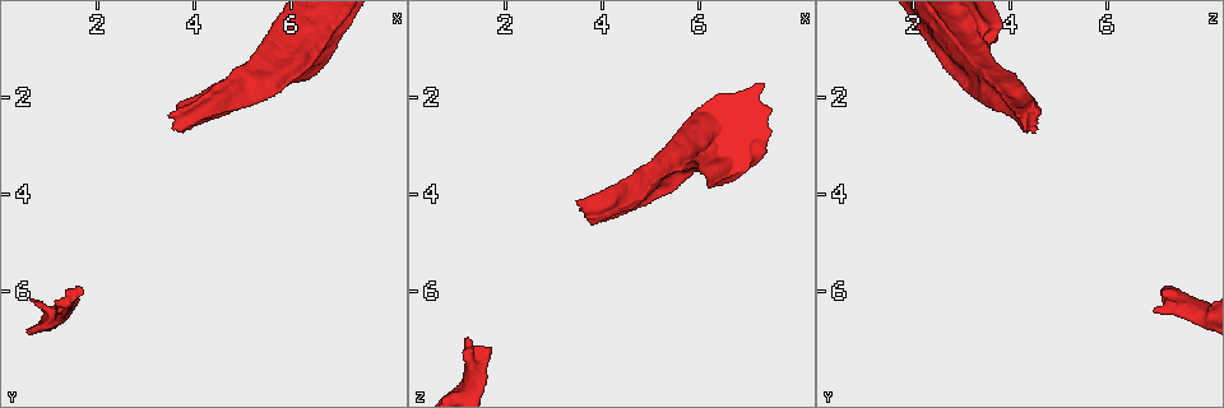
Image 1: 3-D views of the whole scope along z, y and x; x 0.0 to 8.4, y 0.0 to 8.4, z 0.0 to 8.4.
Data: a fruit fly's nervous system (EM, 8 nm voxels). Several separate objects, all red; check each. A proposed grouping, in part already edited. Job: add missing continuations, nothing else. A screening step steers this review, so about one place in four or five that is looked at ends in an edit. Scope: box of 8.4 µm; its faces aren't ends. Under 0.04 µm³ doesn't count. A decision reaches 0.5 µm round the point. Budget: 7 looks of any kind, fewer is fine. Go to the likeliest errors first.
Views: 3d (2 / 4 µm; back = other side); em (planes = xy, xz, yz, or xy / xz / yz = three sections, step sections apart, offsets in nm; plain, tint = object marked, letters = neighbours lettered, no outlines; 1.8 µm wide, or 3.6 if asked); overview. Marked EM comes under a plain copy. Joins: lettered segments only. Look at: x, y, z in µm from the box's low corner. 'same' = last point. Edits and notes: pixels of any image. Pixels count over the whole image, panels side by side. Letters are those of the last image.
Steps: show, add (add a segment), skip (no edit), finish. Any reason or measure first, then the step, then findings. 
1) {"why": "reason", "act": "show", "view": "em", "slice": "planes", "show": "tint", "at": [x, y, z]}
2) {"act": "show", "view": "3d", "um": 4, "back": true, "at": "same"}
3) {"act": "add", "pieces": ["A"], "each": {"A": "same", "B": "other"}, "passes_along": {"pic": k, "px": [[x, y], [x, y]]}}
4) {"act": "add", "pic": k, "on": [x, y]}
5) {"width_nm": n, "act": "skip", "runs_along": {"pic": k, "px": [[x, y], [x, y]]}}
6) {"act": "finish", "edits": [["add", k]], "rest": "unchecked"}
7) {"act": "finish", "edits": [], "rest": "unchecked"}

{"why": "free end", "act": "show", "view": "em", "slice": "planes", "show": "letters", "at": [1.75, 5.95, 7.20]}

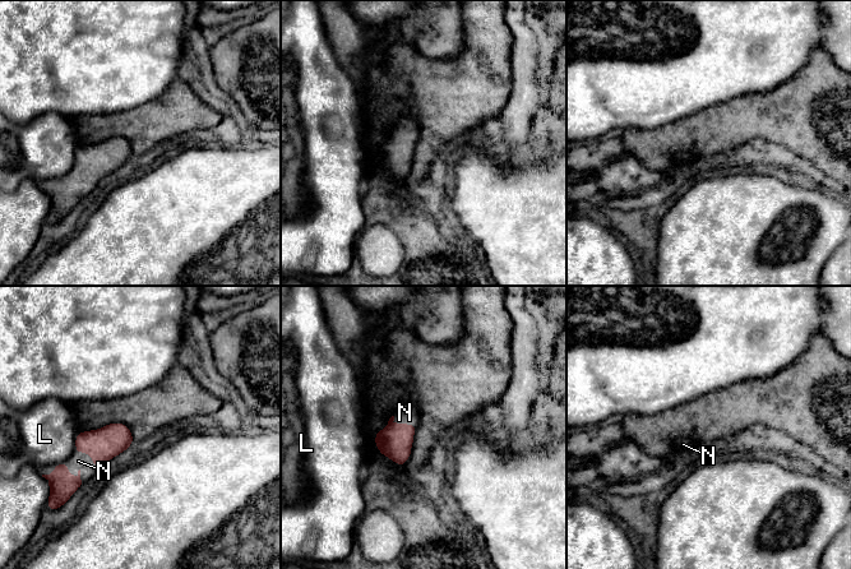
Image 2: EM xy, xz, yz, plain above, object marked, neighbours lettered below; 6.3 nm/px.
{"width_nm": 160, "act": "add", "pic": 2, "on": [78, 461], "each": {"L": "other", "N": "same"}, "passes_along": {"pic": 2, "px": [[61, 485], [72, 476], [78, 461]]}, "found": "it goes on there"}

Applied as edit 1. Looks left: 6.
{"why": "thick turns thin", "act": "show", "view": "3d", "um": 4, "back": true, "at": [5.90, 1.05, 3.15]}

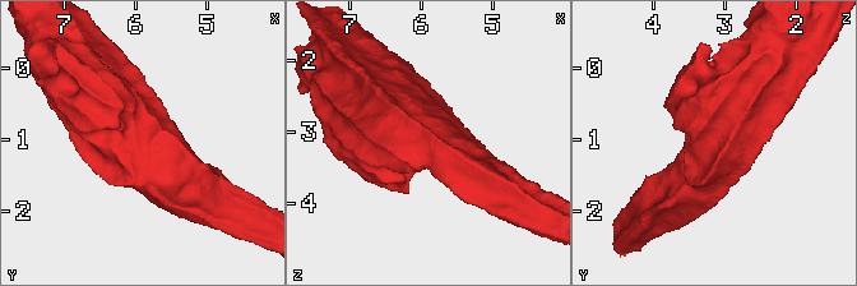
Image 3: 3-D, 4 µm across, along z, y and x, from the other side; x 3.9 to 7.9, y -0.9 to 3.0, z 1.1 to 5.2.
{"why": "need the tissue", "act": "show", "view": "em", "um": 3.6, "slice": "planes", "show": "letters", "at": "same"}

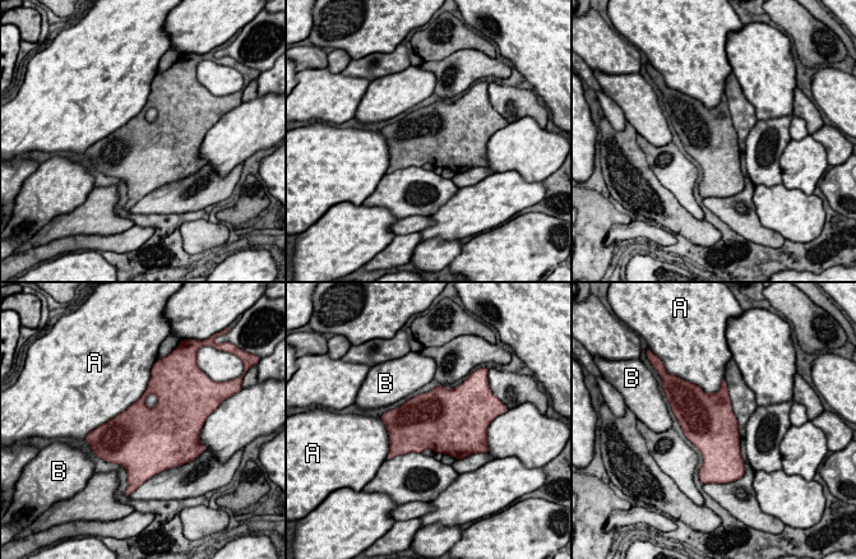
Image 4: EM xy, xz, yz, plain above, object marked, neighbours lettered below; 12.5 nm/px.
{"longest_contact_nm": ["A", 850], "act": "skip", "each": {"A": "other", "B": "other"}, "border": {"pic": 4, "px": [[148, 382], [137, 400], [100, 425]]}, "found": "none of them fits"}

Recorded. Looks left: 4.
{"why": "sudden change in width", "act": "show", "view": "em", "um": 3.6, "slice": "planes", "show": "letters", "at": [4.05, 2.40, 4.35]}

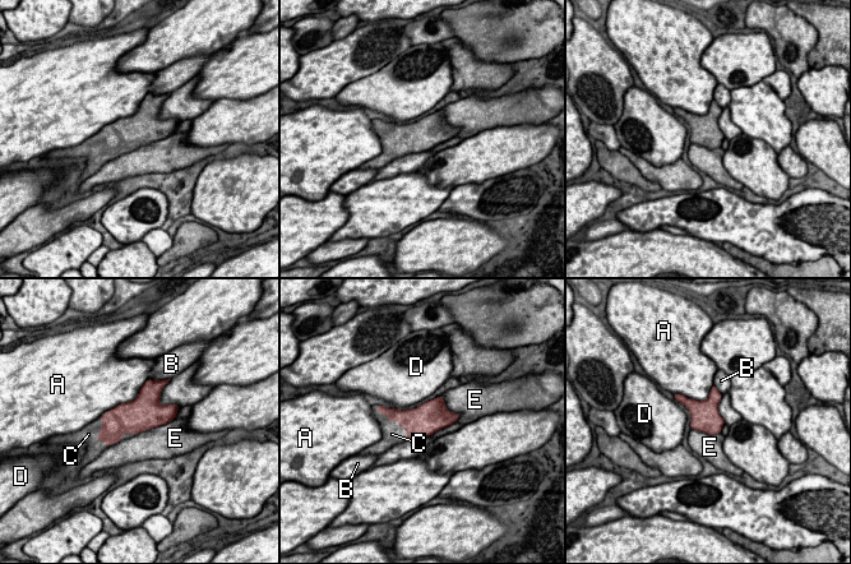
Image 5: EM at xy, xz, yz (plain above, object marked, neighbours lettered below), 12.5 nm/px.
{"longest_contact_nm": ["A", 650], "act": "add", "pic": 5, "on": [88, 434], "each": {"A": "other", "B": "other", "C": "same", "D": "other", "E": "other"}, "found": "the cell continues"}

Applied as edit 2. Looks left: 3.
{"act": "finish", "edits": [["add", 2], ["add", 5]], "rest": "unchecked"}

